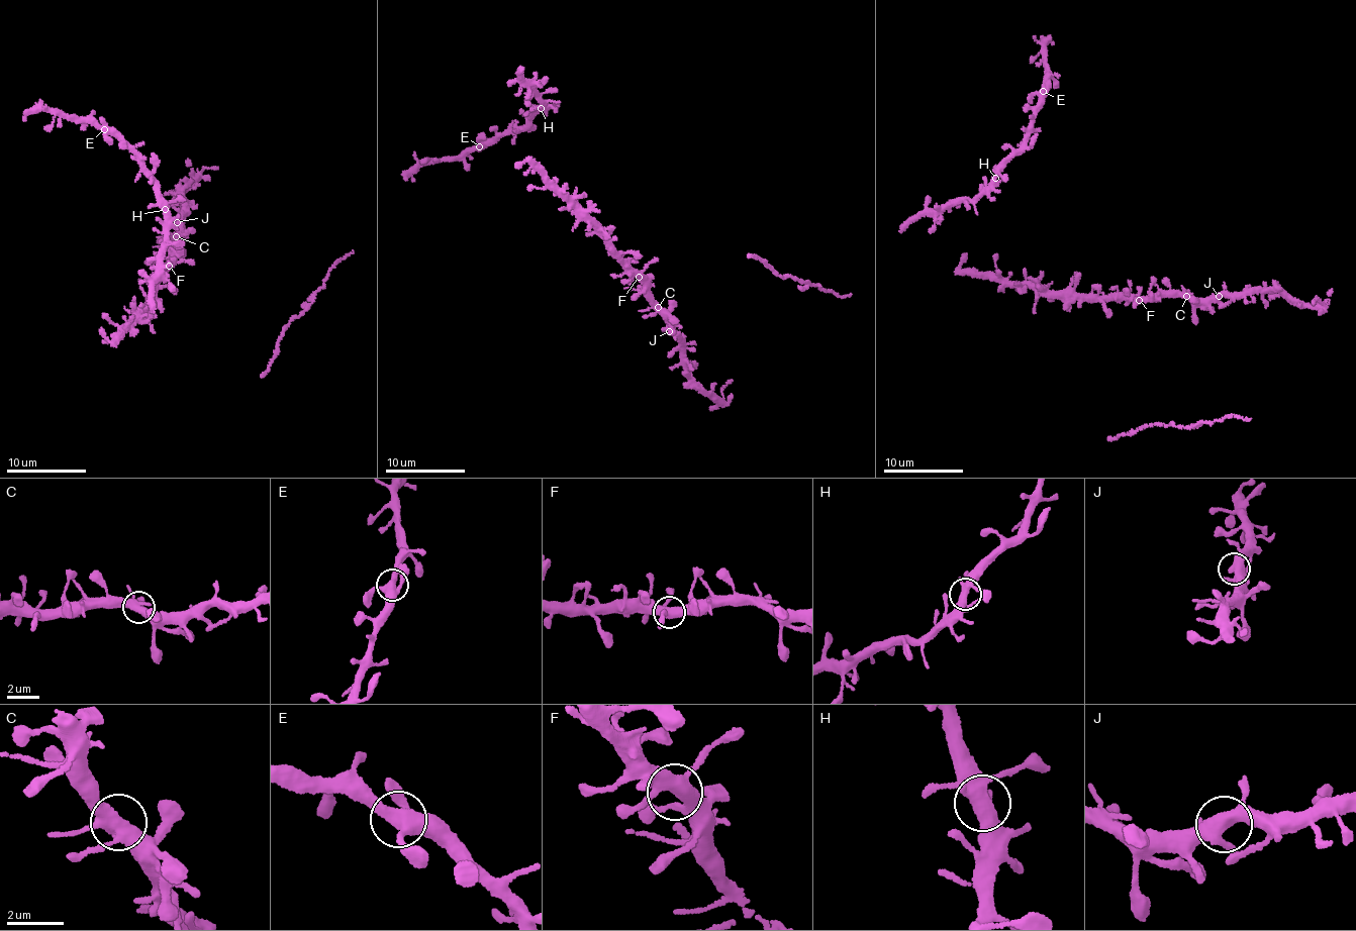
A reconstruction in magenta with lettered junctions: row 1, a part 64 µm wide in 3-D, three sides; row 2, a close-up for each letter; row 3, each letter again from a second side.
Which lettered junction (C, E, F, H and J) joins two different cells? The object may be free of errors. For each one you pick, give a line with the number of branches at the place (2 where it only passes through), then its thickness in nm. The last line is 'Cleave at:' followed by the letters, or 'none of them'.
Cleave at: none of them

